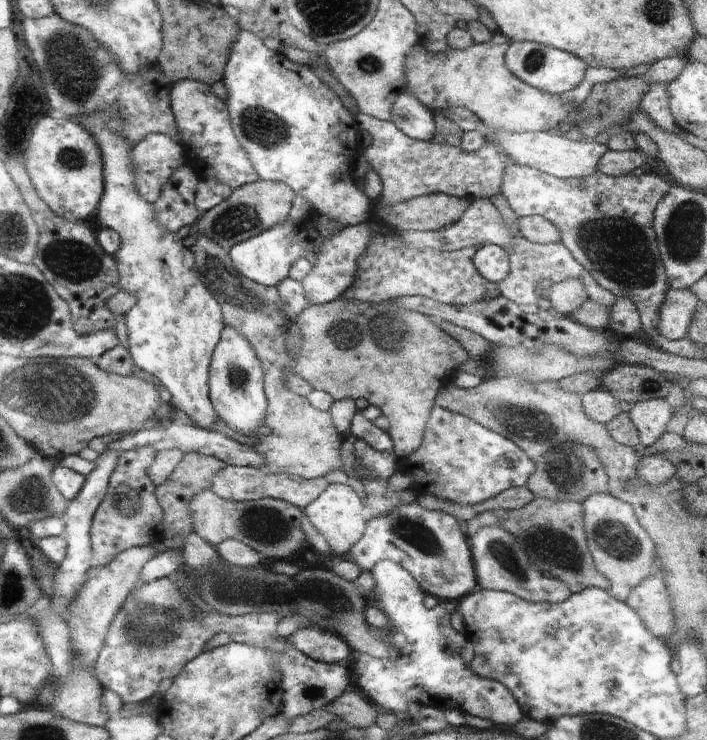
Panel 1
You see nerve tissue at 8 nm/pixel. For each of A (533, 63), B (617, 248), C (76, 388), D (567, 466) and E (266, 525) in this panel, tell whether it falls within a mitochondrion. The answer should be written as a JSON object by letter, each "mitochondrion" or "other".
{"A":"mitochondrion","B":"mitochondrion","C":"mitochondrion","D":"mitochondrion","E":"mitochondrion"}

